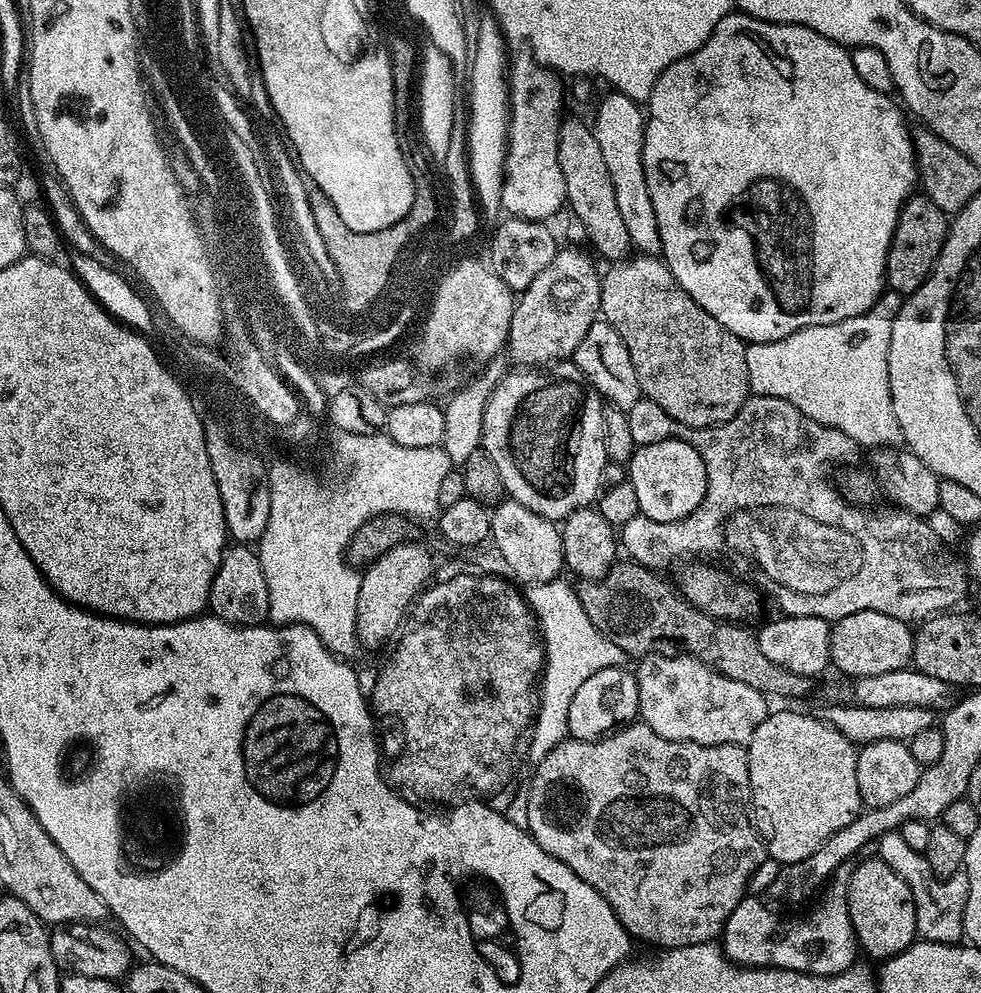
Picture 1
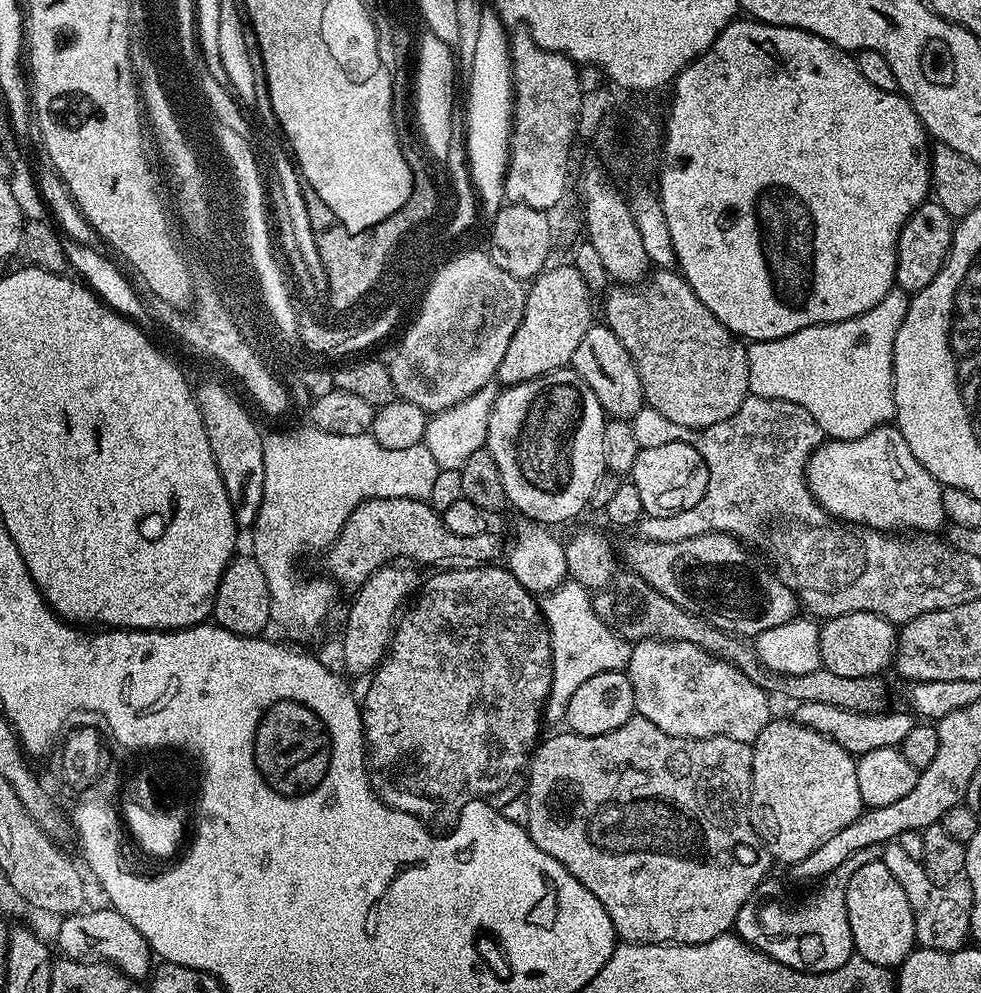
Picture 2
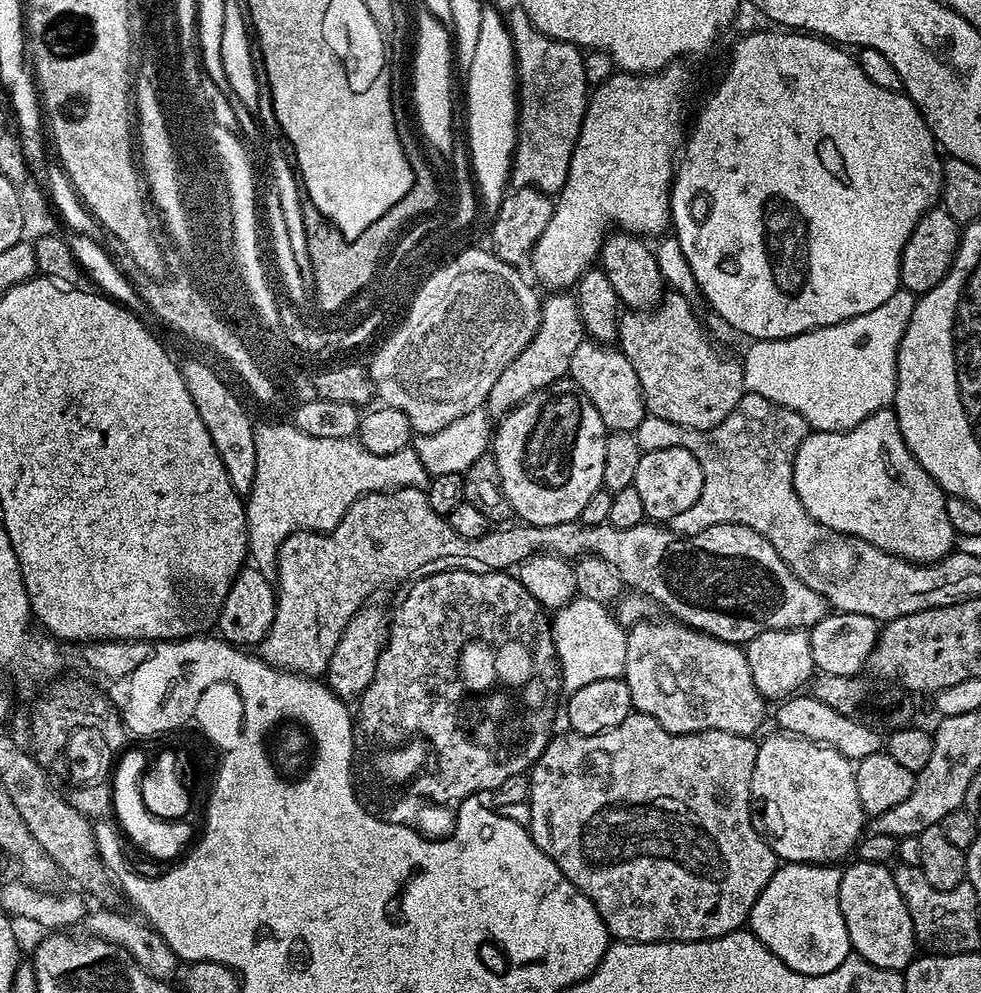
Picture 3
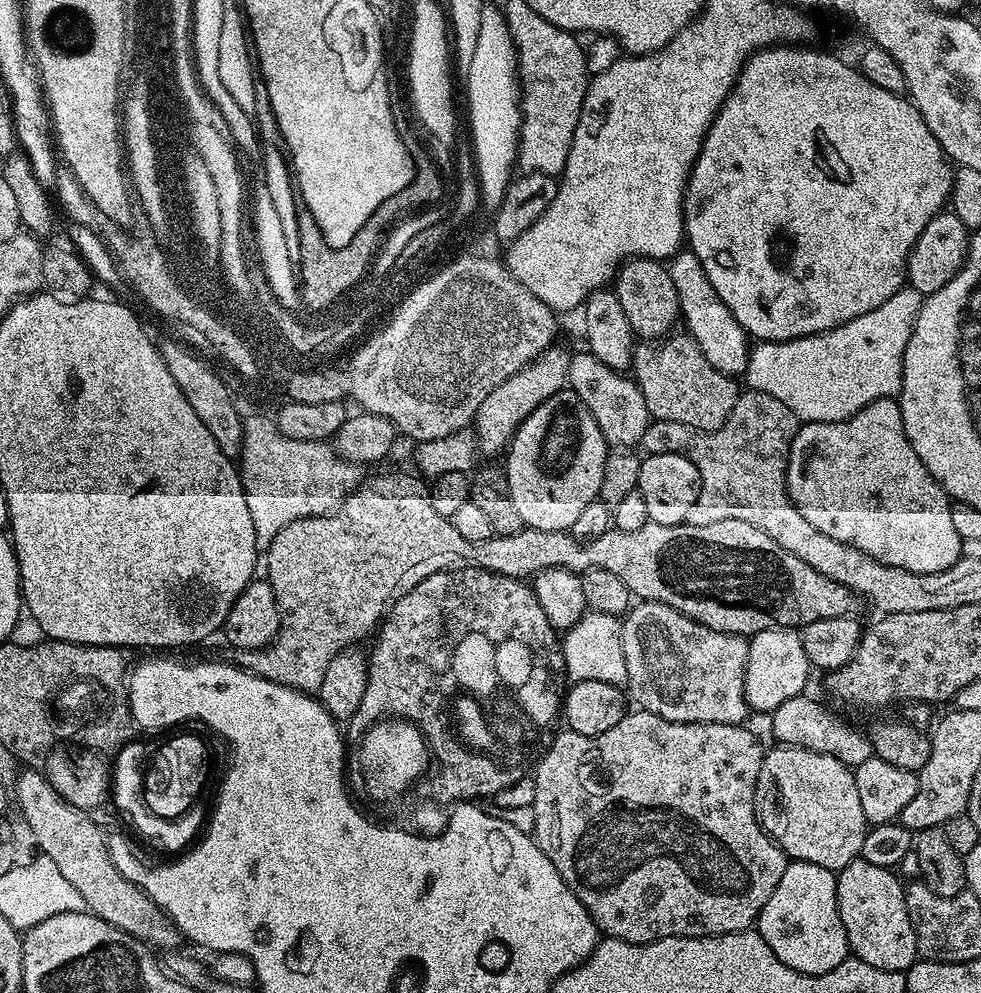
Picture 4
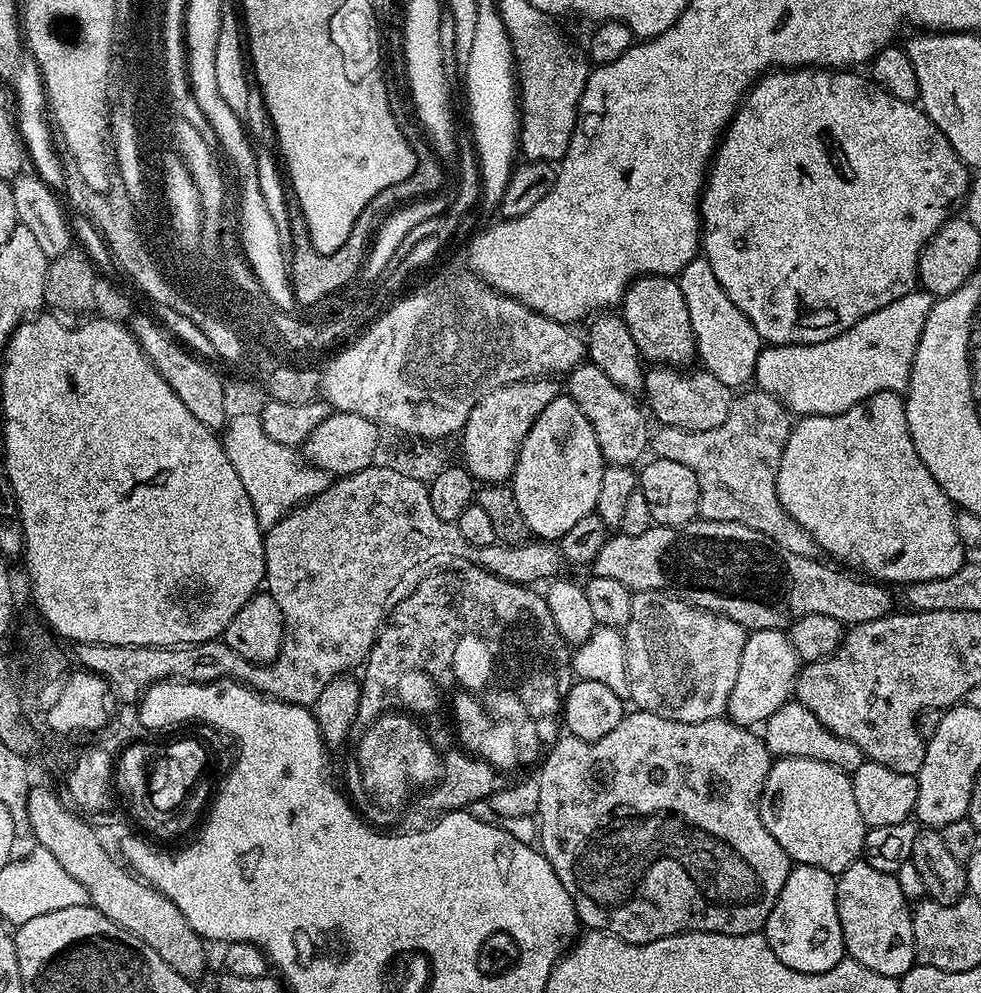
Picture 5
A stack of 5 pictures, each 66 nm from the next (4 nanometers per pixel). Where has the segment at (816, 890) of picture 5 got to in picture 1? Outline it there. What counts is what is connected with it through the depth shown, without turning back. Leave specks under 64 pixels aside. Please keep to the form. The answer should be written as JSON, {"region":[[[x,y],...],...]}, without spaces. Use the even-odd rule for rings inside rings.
{"region":[[[844,868],[835,872],[827,885],[824,901],[801,920],[783,920],[758,897],[745,895],[724,924],[722,947],[725,956],[745,968],[785,968],[815,976],[833,976],[853,967],[855,960],[852,959],[856,952],[858,956],[858,945],[848,909],[849,875]]]}

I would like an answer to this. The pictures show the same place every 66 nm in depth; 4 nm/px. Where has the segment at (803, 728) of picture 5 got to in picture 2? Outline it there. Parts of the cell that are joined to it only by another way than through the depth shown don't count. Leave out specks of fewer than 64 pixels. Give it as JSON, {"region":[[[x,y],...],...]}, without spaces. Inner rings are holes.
{"region":[[[806,702],[796,704],[794,719],[796,723],[838,742],[854,758],[870,754],[870,750],[883,748],[900,748],[905,738],[914,727],[914,716],[911,711],[892,712],[885,710],[877,714],[858,713],[854,710],[842,710],[838,706],[830,706],[827,702]]]}

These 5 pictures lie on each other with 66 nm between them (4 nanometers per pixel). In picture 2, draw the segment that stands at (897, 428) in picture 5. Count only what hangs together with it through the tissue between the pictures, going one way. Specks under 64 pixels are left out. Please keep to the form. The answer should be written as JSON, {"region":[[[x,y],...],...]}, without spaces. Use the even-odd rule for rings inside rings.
{"region":[[[877,430],[857,440],[833,440],[815,448],[808,459],[808,489],[812,497],[832,515],[849,525],[863,524],[885,534],[907,530],[912,534],[936,534],[945,527],[942,510],[944,488],[910,454],[899,430],[883,436]]]}

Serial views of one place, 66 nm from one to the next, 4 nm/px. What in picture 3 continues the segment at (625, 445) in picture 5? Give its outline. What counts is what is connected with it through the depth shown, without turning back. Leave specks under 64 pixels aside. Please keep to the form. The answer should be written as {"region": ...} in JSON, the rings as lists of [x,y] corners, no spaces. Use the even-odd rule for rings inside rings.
{"region":[[[591,338],[584,339],[570,357],[568,376],[582,390],[582,394],[594,402],[594,410],[598,410],[598,418],[602,418],[608,432],[635,433],[646,415],[644,395],[638,374],[634,374],[634,366],[630,366],[619,347],[598,344]]]}

